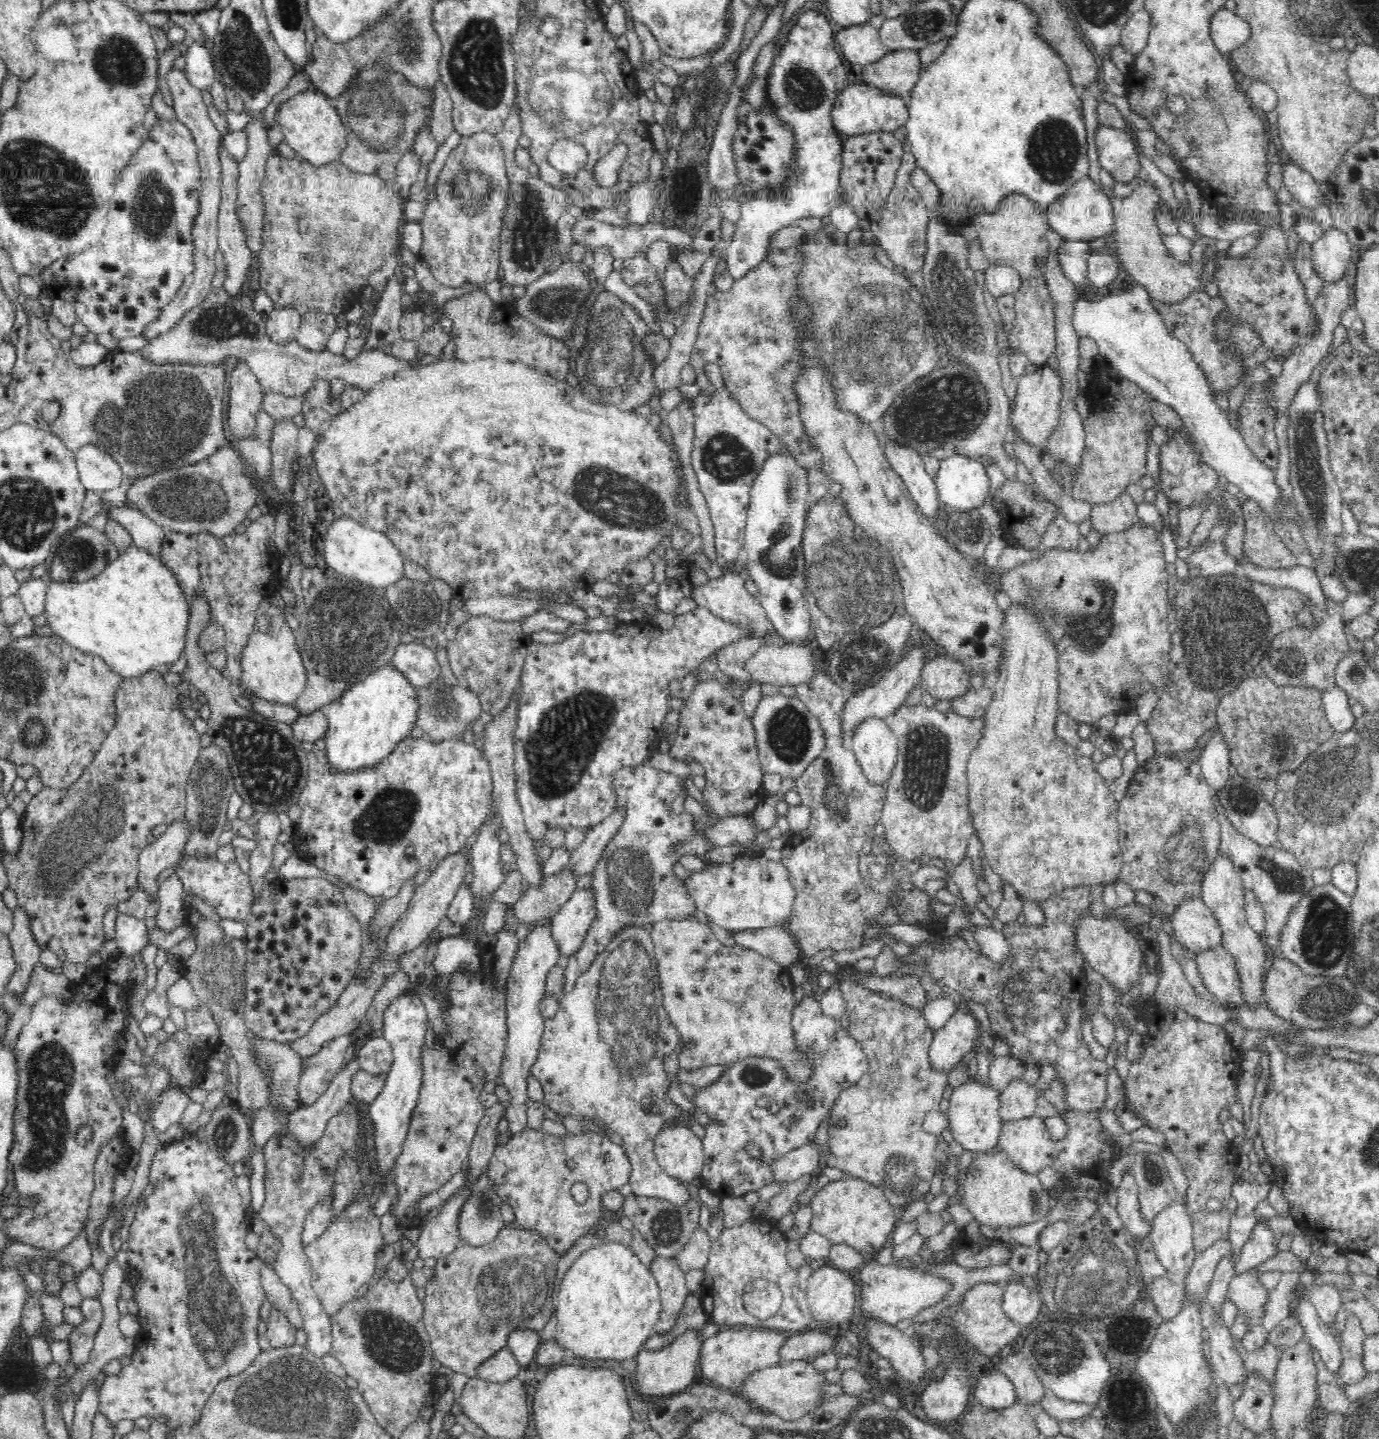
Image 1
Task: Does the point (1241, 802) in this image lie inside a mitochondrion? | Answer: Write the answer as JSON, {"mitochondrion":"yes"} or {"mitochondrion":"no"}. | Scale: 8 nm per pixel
{"mitochondrion":"yes"}

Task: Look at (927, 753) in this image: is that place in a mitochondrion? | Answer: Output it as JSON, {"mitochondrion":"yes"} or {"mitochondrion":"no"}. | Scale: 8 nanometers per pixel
{"mitochondrion":"yes"}

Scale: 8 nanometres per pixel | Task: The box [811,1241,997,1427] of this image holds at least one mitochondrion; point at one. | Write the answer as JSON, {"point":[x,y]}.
{"point":[936,1331]}

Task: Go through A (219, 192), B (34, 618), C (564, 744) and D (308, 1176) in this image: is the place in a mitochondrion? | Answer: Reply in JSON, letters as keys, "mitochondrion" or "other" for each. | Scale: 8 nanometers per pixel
{"A":"other","B":"other","C":"mitochondrion","D":"mitochondrion"}

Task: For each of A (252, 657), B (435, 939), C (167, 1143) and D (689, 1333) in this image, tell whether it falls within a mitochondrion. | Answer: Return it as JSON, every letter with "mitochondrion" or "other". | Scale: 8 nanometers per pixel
{"A":"other","B":"other","C":"other","D":"other"}

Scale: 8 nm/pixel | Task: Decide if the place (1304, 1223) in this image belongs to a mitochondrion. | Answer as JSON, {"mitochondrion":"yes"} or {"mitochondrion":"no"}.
{"mitochondrion":"no"}

